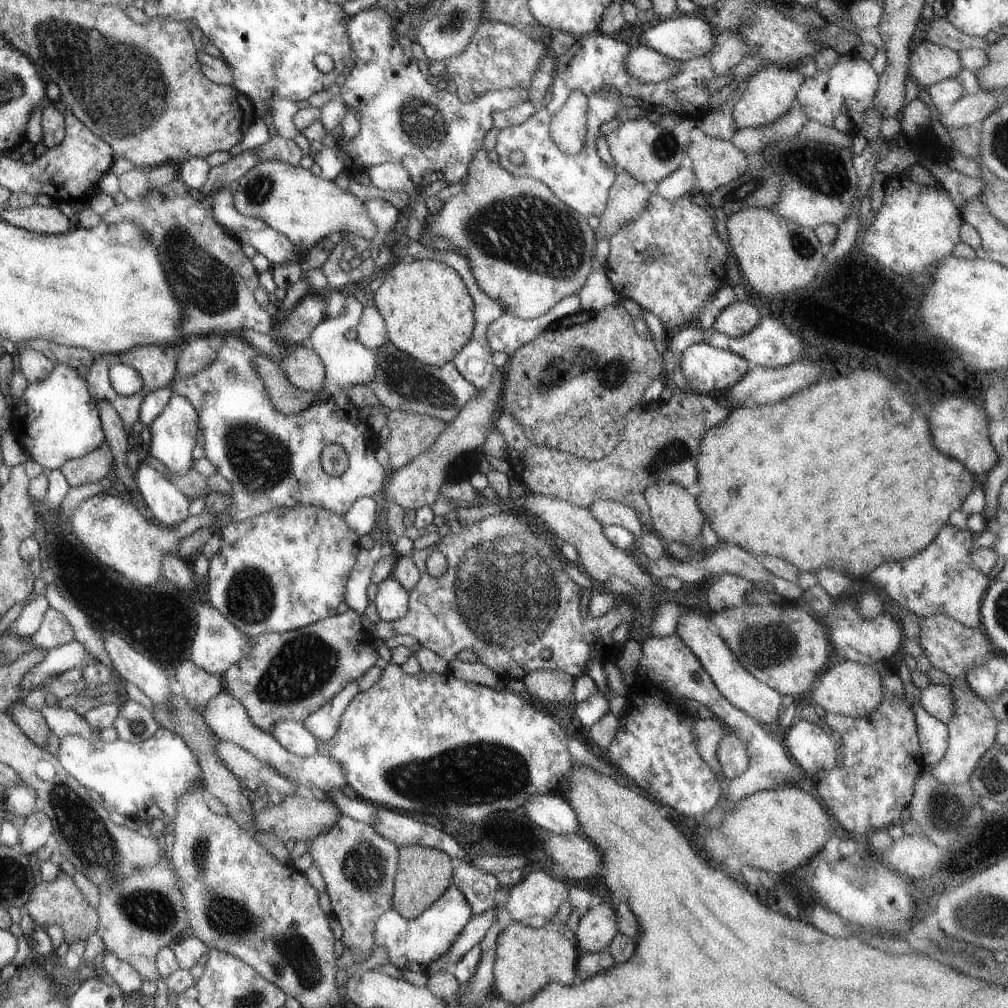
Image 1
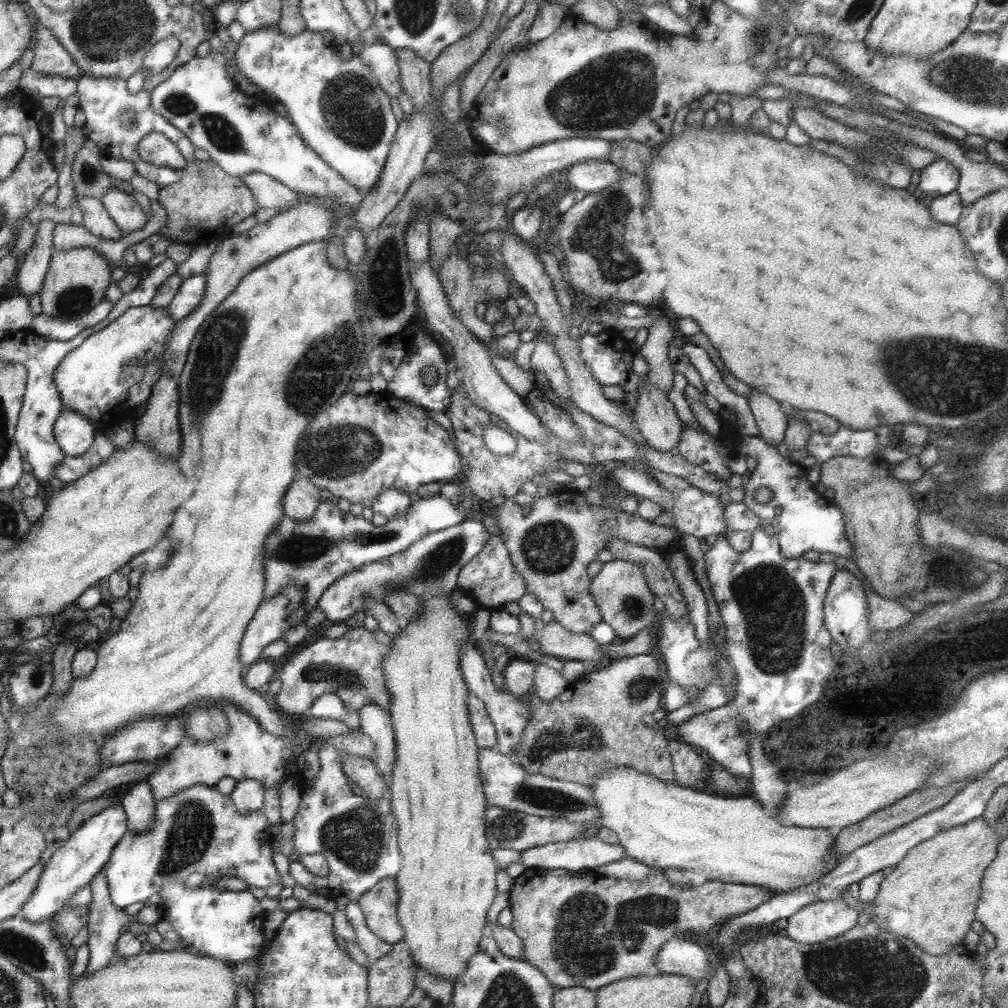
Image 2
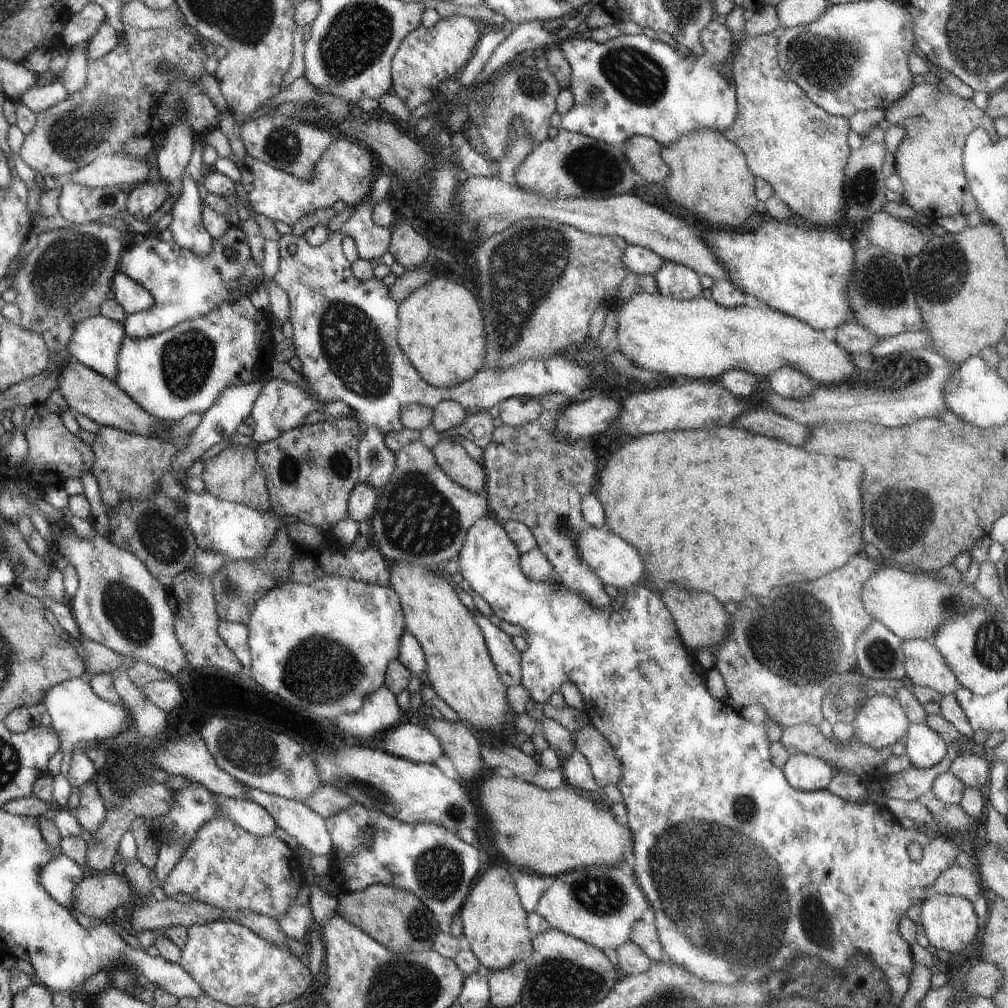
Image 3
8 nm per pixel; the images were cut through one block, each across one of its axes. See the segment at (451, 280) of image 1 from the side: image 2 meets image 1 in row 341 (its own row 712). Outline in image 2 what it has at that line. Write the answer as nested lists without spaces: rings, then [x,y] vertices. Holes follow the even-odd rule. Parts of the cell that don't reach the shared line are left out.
[[[433,590],[431,594],[425,594],[419,598],[419,612],[417,616],[405,624],[399,626],[399,632],[395,636],[391,636],[391,644],[387,648],[387,654],[381,662],[381,672],[383,672],[383,688],[387,698],[391,700],[389,704],[389,716],[391,716],[391,728],[393,728],[393,736],[395,736],[395,760],[393,760],[393,768],[391,774],[387,776],[387,788],[391,792],[389,802],[391,802],[391,812],[395,816],[395,824],[397,824],[397,846],[399,846],[399,856],[401,856],[401,868],[397,872],[395,882],[397,882],[397,892],[399,892],[399,902],[397,902],[397,918],[399,924],[403,928],[403,940],[409,946],[409,954],[413,956],[415,964],[421,968],[421,974],[429,972],[429,974],[439,974],[445,976],[451,984],[453,980],[457,980],[469,958],[479,950],[479,942],[483,940],[483,930],[487,926],[485,920],[485,912],[493,902],[495,892],[495,876],[499,874],[497,862],[493,858],[493,850],[491,844],[485,838],[485,810],[487,810],[487,800],[483,794],[483,784],[479,778],[479,746],[475,744],[475,732],[471,730],[471,718],[469,718],[469,692],[467,692],[467,684],[463,682],[463,670],[461,670],[461,652],[465,650],[467,644],[475,644],[473,638],[469,636],[473,632],[473,620],[469,616],[459,616],[453,608],[453,594],[459,590],[451,590],[449,594],[443,594],[441,590]]]

